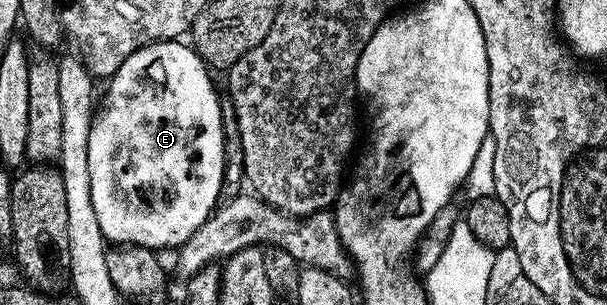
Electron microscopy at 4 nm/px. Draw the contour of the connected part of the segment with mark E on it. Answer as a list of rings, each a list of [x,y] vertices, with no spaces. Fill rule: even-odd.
[[[180,40],[154,41],[152,45],[144,45],[136,49],[132,55],[118,67],[108,82],[109,90],[105,93],[105,102],[100,102],[96,110],[93,126],[89,132],[87,143],[87,167],[91,171],[91,207],[95,207],[95,219],[99,219],[99,227],[103,231],[106,242],[117,247],[142,245],[144,249],[158,251],[182,245],[192,233],[206,221],[209,214],[217,206],[220,179],[223,177],[223,123],[220,121],[219,90],[213,86],[209,78],[210,70],[201,60],[197,50]]]

